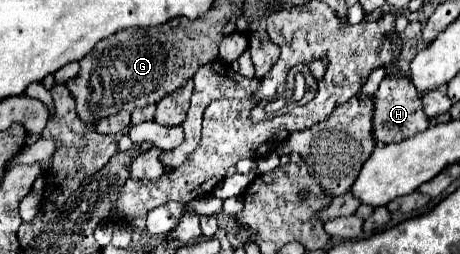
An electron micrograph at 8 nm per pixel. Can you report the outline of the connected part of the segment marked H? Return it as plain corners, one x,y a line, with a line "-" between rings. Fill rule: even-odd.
402,71
386,75
378,87
378,93
374,93
372,101
374,101
372,127
374,127
374,137
378,143
400,143
424,129
428,129
428,117
422,111
418,91
414,89
410,77
406,77

